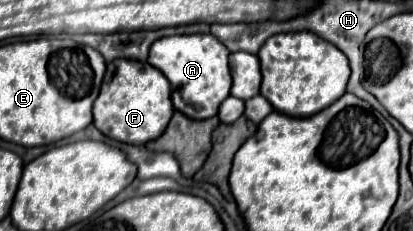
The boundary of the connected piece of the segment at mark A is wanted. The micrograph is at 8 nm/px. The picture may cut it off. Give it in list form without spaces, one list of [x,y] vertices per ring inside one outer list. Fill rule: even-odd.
[[[211,34],[159,38],[149,52],[149,64],[159,68],[171,82],[171,100],[175,110],[193,120],[215,116],[219,104],[231,94],[229,50]]]

